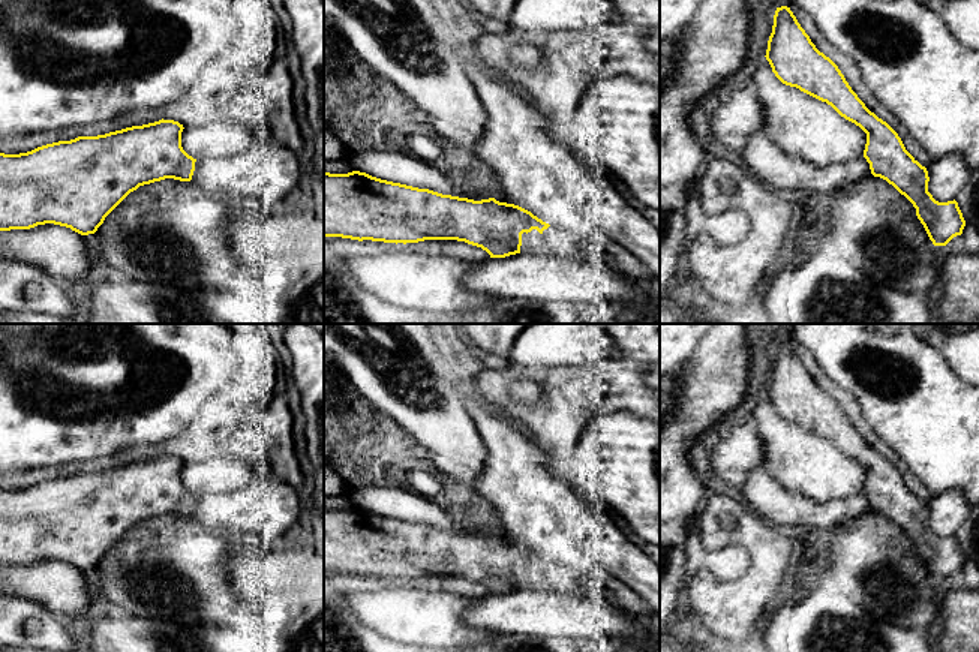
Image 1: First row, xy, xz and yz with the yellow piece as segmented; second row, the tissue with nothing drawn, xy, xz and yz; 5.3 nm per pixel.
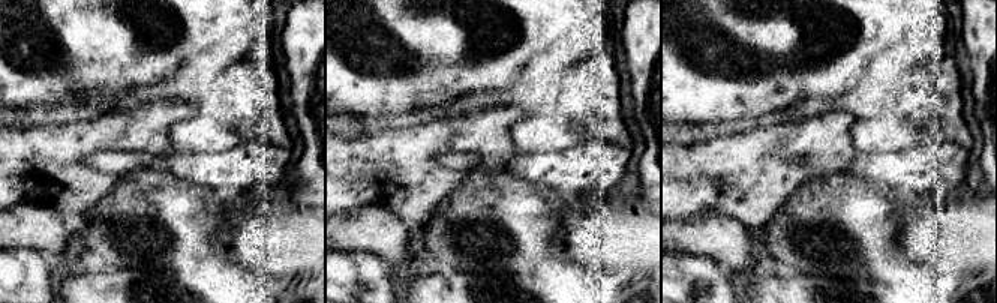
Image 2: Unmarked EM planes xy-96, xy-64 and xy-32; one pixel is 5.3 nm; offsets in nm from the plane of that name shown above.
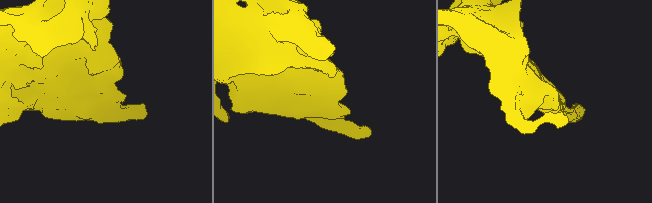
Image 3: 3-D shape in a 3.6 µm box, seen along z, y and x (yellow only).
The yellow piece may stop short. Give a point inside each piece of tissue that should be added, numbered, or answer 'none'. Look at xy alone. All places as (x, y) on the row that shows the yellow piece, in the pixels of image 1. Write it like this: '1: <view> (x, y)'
none

